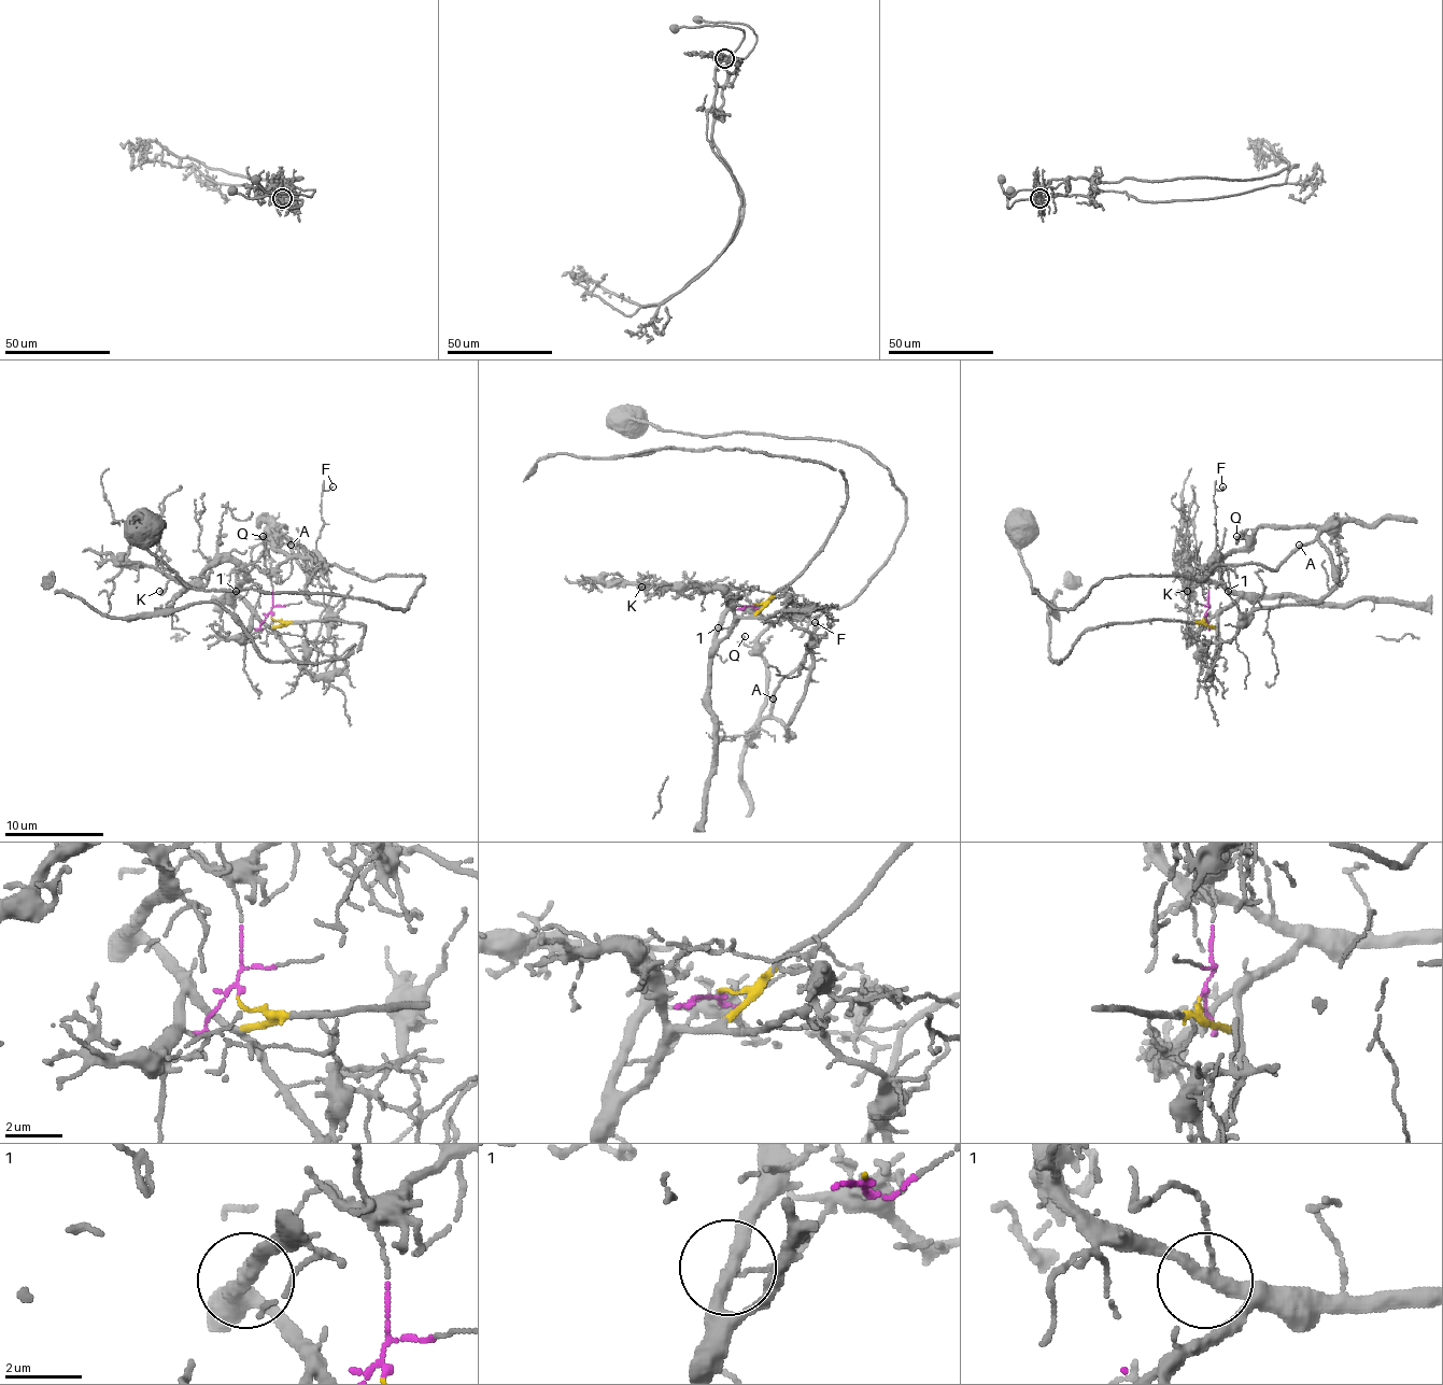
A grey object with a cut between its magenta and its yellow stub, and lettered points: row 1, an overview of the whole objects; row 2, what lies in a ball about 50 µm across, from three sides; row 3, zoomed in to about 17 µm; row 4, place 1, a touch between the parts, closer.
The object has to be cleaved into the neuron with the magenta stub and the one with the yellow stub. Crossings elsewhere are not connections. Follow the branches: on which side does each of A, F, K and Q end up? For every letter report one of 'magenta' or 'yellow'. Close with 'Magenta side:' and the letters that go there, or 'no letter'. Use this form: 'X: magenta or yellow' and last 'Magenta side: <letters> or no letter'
A: magenta
F: magenta
K: yellow
Q: magenta
Magenta side: A, F, Q

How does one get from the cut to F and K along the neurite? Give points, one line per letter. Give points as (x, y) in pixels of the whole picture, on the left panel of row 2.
F: (270, 615), (270, 575), (288, 560), (306, 556), (315, 547), (323, 524), (321, 495), (333, 488)
K: (270, 617), (238, 596), (243, 571), (230, 562), (158, 592)

